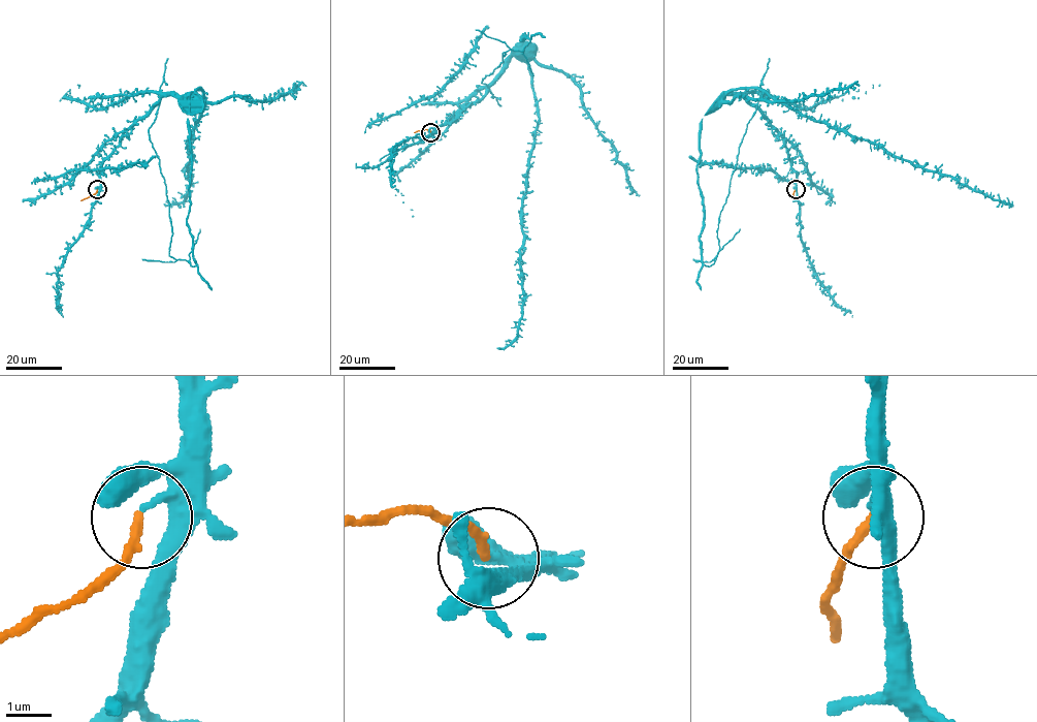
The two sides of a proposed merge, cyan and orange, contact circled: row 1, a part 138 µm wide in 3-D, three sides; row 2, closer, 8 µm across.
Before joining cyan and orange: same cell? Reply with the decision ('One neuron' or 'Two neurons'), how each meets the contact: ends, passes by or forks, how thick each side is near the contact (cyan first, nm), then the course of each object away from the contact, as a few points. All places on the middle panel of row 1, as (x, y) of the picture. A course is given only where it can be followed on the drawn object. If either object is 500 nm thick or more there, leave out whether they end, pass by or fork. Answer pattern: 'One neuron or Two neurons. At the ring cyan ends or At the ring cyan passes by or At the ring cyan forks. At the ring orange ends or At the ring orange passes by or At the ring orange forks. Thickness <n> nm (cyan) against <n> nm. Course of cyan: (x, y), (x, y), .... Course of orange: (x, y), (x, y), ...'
Two neurons. At the ring cyan ends. At the ring orange ends. Thickness 200 nm (cyan) against 190 nm. Course of cyan: (430, 132), (480, 99), (513, 56), (528, 66), (538, 115), (522, 199), (523, 306), (517, 336), (496, 348). Course of orange: (430, 132), (427, 129), (414, 132)

